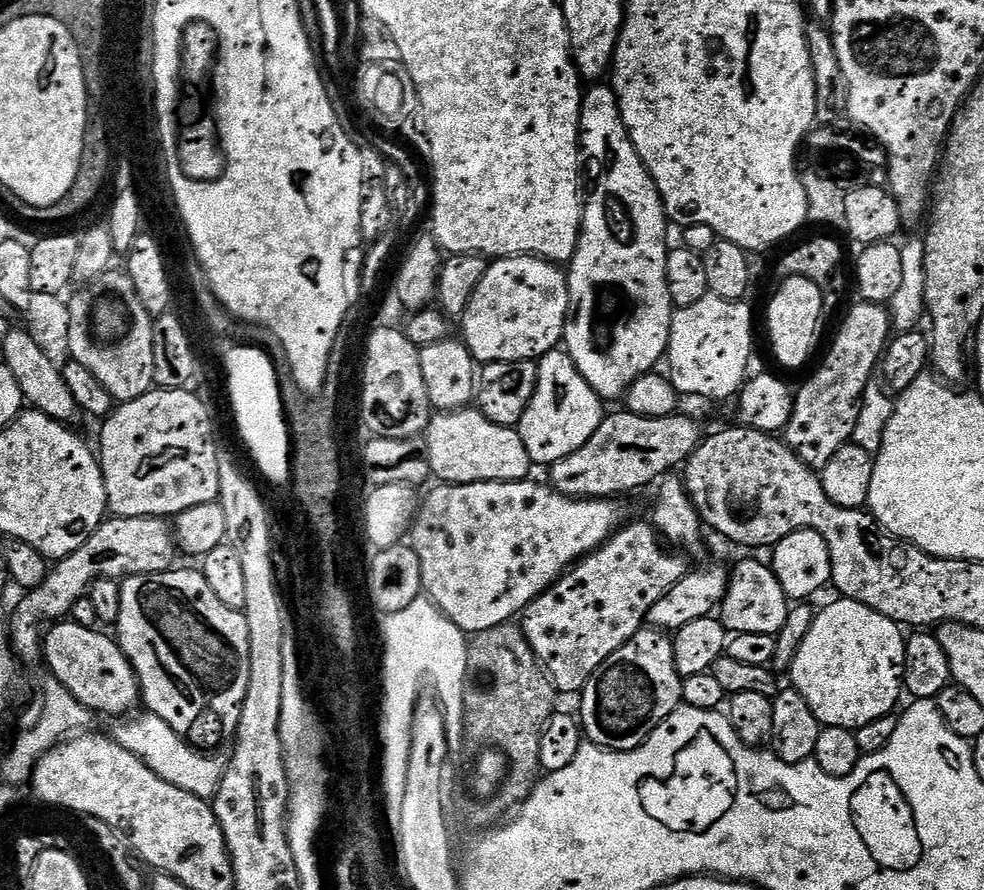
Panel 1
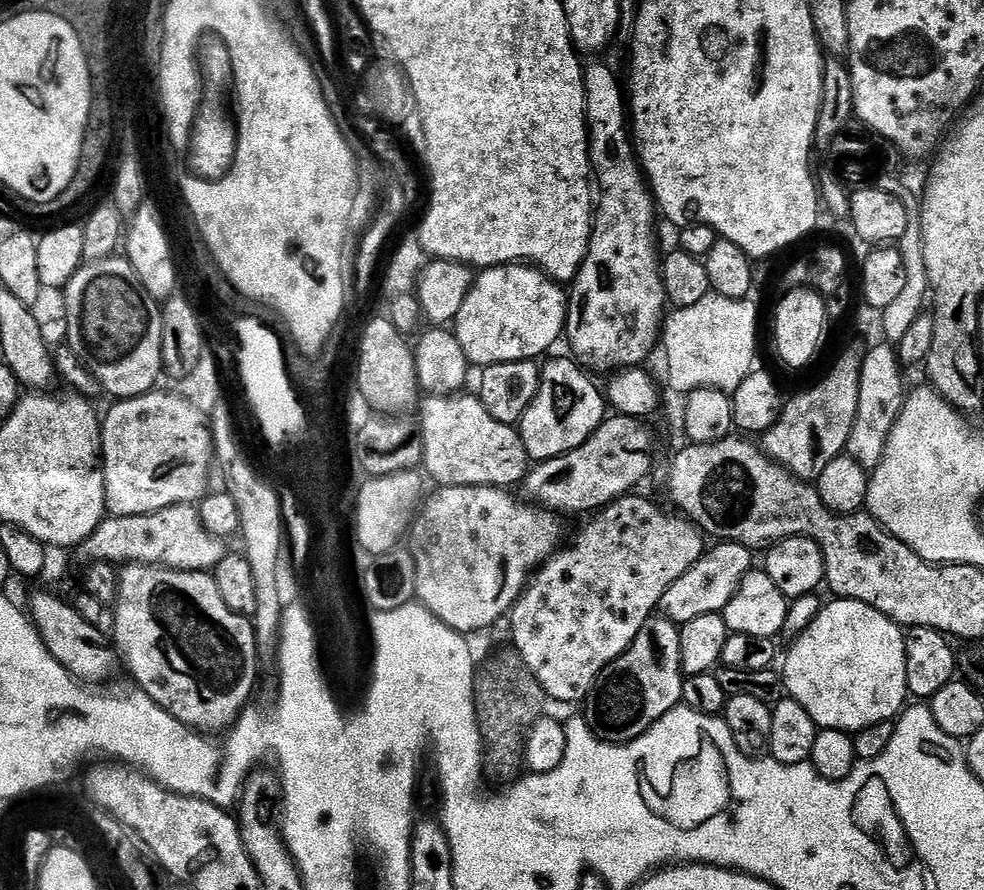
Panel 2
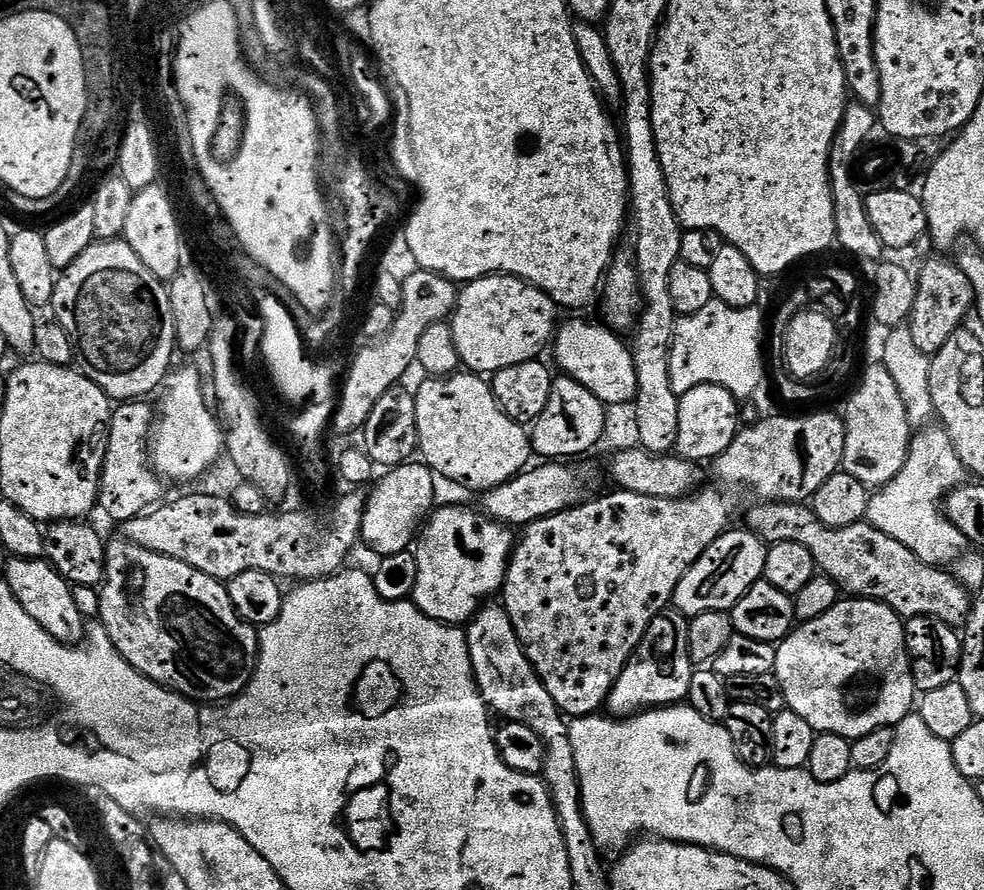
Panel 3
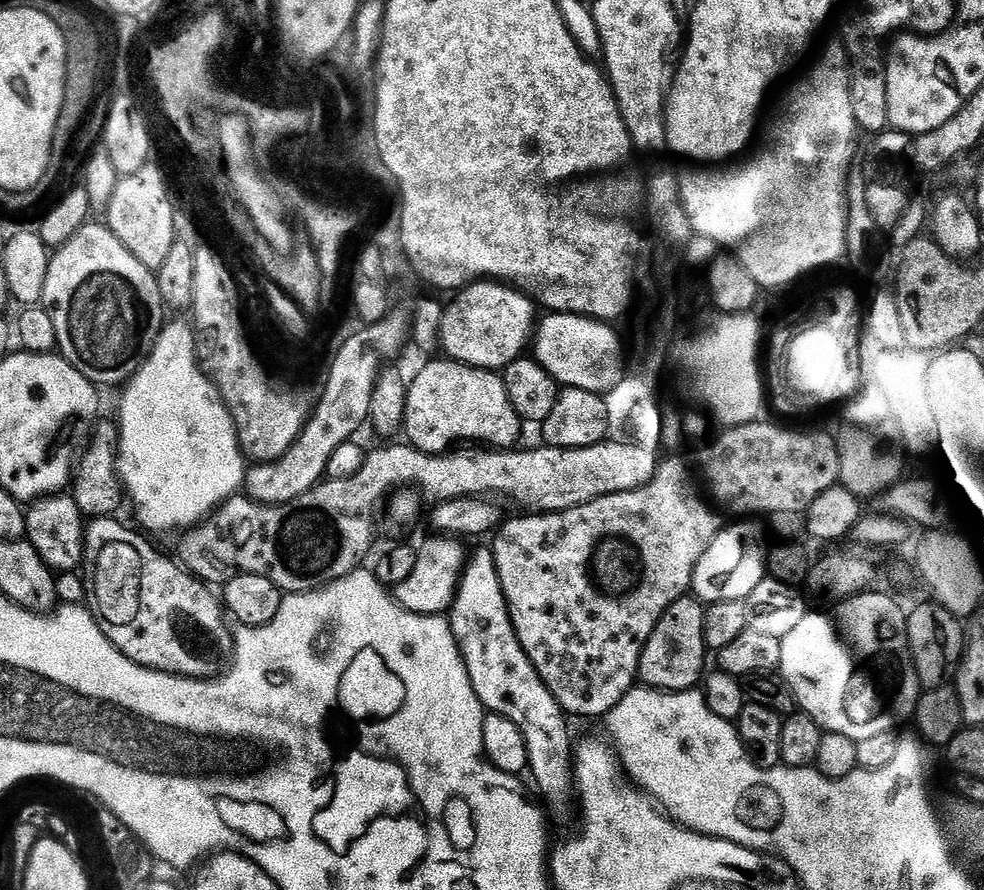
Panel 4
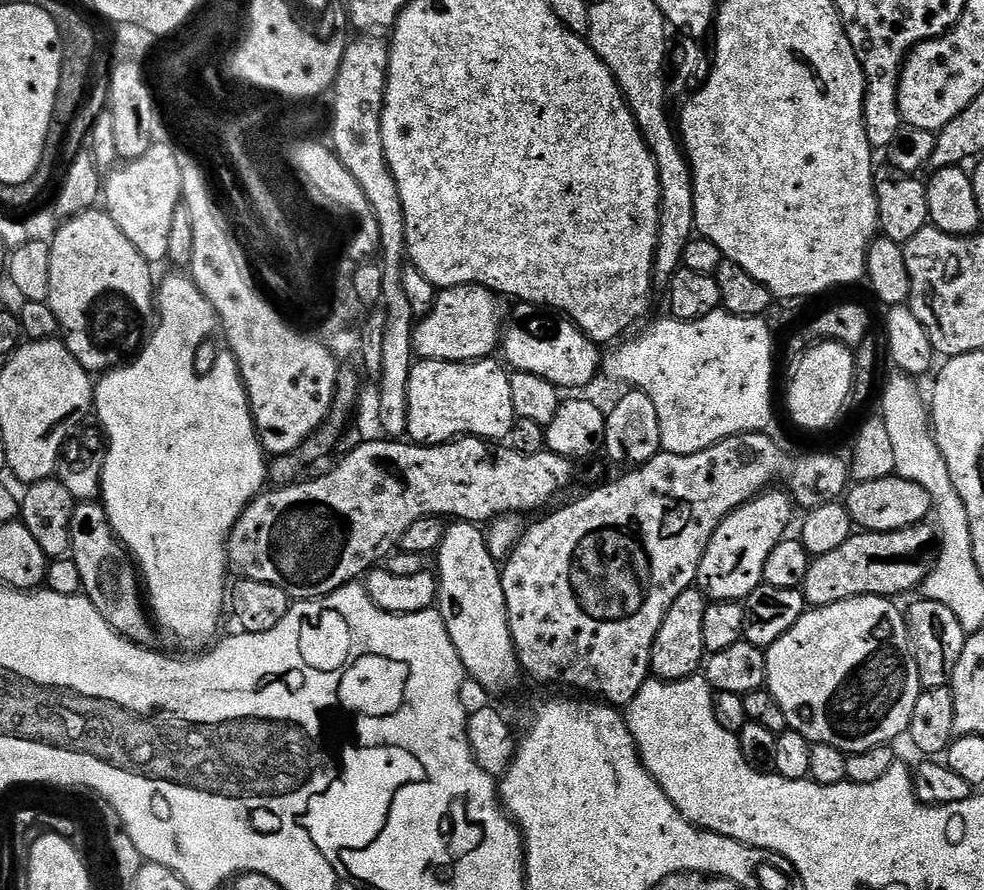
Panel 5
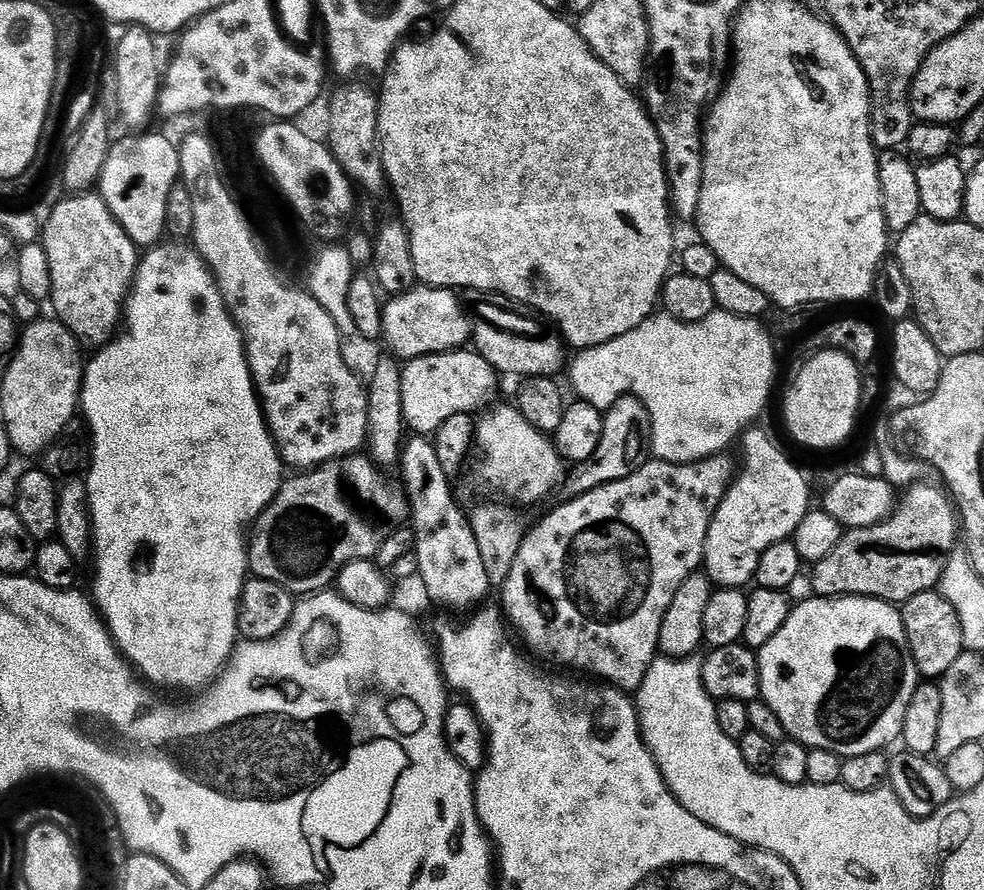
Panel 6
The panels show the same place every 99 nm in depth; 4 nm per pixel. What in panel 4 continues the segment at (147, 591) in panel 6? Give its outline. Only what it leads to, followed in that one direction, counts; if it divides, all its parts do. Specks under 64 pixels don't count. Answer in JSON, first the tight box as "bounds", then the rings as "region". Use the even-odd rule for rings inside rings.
{"bounds":[118,323,246,533],"region":[[[169,323],[164,331],[160,333],[160,341],[156,343],[156,348],[152,351],[152,357],[140,368],[139,374],[133,380],[129,380],[123,389],[124,397],[120,400],[120,420],[118,419],[118,475],[122,481],[123,491],[132,499],[132,504],[136,507],[135,523],[139,525],[145,533],[152,532],[172,532],[175,528],[187,530],[195,528],[201,522],[209,519],[216,509],[224,504],[243,489],[246,477],[246,457],[240,449],[240,439],[236,433],[236,423],[230,414],[230,410],[225,406],[220,391],[216,389],[215,383],[208,380],[200,373],[200,368],[196,365],[196,336],[193,325]]]}

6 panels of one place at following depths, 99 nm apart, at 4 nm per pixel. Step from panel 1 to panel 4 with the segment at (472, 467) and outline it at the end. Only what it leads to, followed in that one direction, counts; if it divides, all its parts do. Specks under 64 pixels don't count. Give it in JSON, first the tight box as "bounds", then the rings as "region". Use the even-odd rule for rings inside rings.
{"bounds":[403,358,520,454],"region":[[[439,358],[432,360],[408,384],[406,398],[406,414],[403,431],[408,432],[407,443],[420,452],[443,454],[459,440],[481,440],[481,445],[492,450],[512,450],[520,440],[520,415],[510,406],[510,398],[506,394],[503,375],[499,371],[487,368],[471,368],[469,364],[459,364],[456,360]]]}

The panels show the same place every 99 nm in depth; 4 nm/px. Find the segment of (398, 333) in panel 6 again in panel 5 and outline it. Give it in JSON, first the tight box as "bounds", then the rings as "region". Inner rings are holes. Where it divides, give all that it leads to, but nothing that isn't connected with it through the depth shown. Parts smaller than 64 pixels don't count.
{"bounds":[413,284,502,364],"region":[[[480,284],[445,288],[437,295],[432,308],[415,325],[413,353],[422,360],[449,360],[459,364],[487,360],[502,340],[502,320],[497,297]]]}

